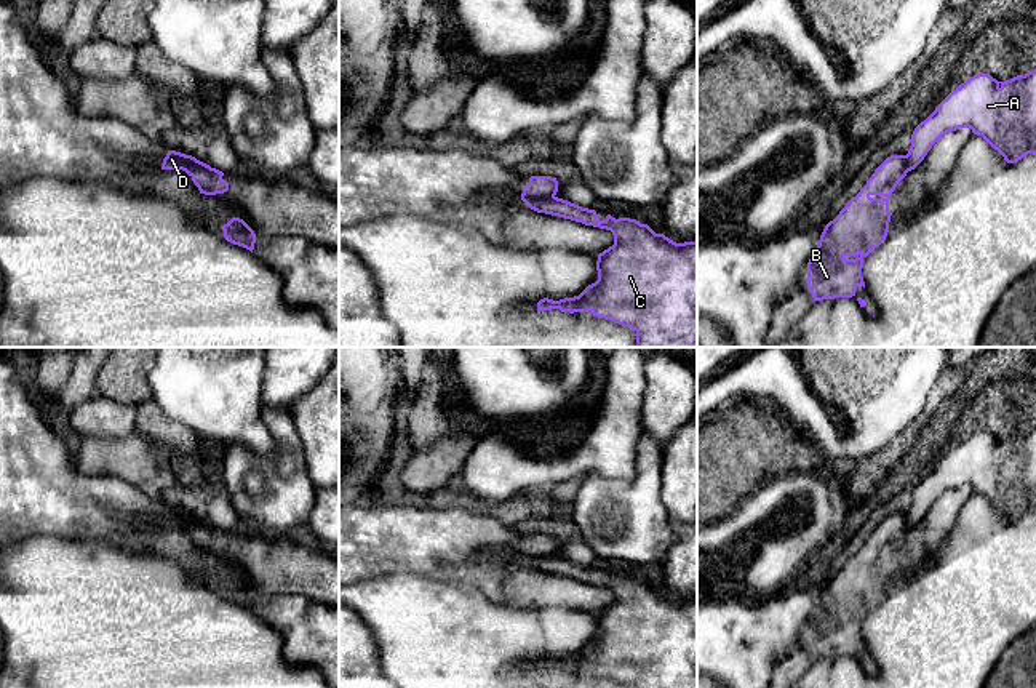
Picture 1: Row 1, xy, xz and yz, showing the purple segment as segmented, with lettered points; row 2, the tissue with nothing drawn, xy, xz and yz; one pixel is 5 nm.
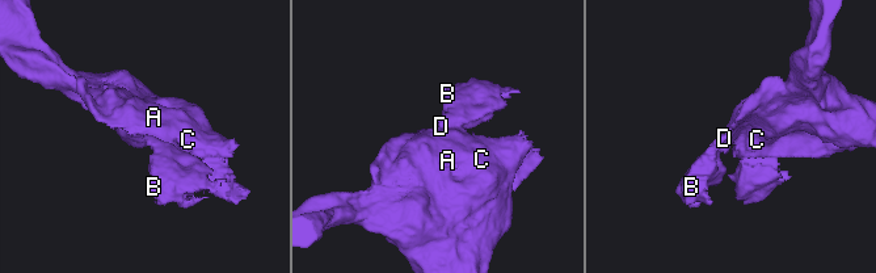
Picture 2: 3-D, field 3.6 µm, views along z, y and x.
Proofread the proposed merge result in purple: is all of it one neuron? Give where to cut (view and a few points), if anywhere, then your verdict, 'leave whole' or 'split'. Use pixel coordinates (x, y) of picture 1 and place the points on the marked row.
xz (553, 196), (525, 202) | split

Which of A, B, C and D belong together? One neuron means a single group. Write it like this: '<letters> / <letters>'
A C / B D

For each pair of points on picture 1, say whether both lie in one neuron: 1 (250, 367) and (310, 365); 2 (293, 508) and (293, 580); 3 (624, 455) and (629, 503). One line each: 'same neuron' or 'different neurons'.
1: different neurons
2: different neurons
3: different neurons

